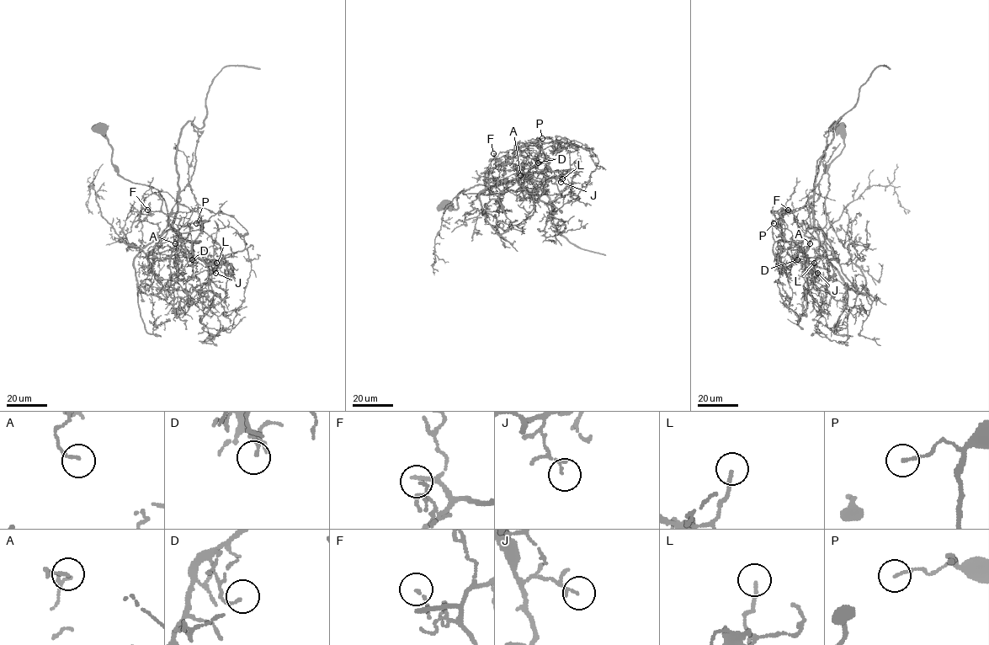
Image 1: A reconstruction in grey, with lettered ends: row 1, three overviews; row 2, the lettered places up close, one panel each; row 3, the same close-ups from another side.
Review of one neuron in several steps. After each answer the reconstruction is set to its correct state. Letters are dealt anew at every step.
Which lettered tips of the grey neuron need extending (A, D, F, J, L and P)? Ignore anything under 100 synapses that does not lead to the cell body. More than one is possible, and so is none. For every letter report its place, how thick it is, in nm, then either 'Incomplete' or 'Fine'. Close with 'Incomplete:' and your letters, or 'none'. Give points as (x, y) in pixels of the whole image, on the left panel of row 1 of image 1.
A: Place: (175, 243). Thickness 120 nm. Fine
D: Place: (192, 259). Thickness 130 nm. Fine
F: Place: (147, 210). Thickness 110 nm. Fine
J: Place: (215, 273). Thickness 120 nm. Fine
L: Place: (216, 263). Thickness 140 nm. Fine
P: Place: (196, 223). Thickness 110 nm. Fine
Incomplete: none

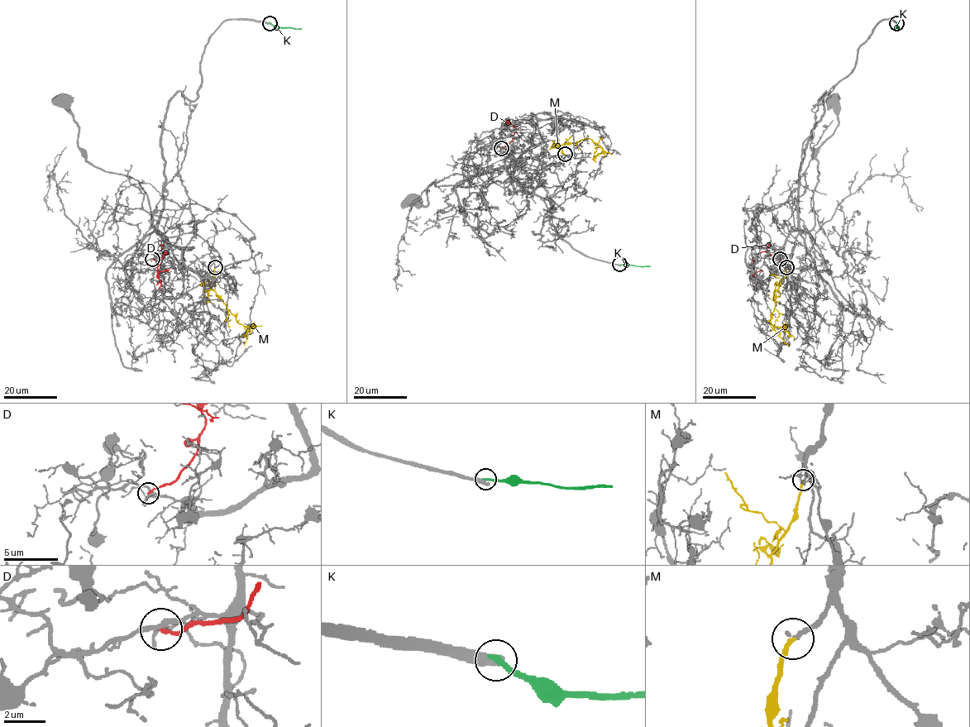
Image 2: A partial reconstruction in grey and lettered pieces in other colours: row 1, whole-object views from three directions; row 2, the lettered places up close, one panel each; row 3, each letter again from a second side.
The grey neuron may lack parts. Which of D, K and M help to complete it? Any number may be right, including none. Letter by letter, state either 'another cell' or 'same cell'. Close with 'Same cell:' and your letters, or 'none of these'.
D: another cell
K: another cell
M: same cell
Same cell: M

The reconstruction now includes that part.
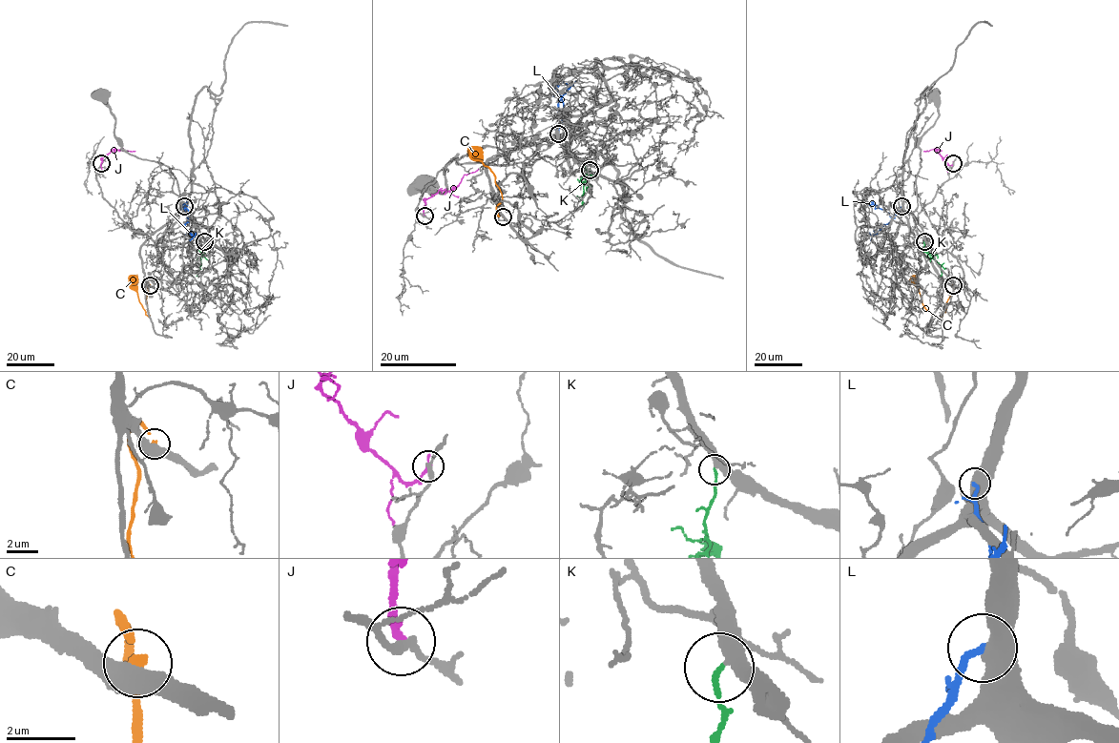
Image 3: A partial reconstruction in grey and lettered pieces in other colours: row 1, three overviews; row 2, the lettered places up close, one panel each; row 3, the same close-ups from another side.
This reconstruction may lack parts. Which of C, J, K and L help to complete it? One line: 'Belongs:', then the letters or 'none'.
Belongs: K

